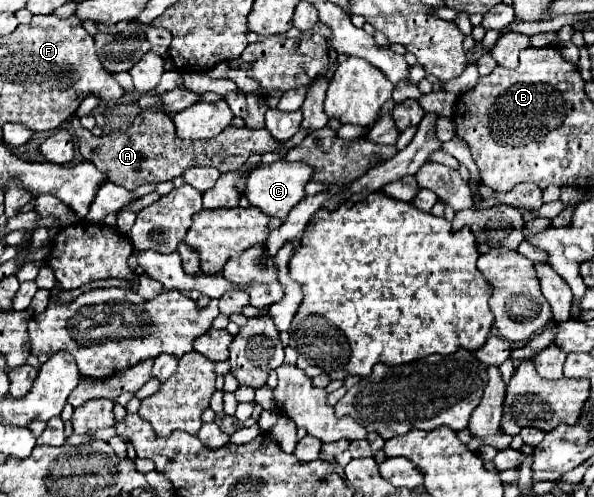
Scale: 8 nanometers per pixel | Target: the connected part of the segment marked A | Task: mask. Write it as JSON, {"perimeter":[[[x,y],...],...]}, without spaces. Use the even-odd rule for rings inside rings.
{"perimeter":[[[143,109],[135,117],[135,123],[129,129],[115,131],[103,137],[93,137],[91,131],[81,127],[77,117],[69,119],[69,125],[75,131],[81,155],[87,161],[91,161],[99,171],[103,171],[111,183],[117,183],[129,191],[137,189],[143,183],[171,181],[183,175],[187,167],[215,167],[221,173],[237,171],[245,165],[249,155],[279,151],[283,145],[275,141],[267,129],[249,129],[249,127],[227,127],[213,139],[203,139],[197,143],[193,143],[191,139],[185,141],[175,135],[171,115],[157,109]]]}

